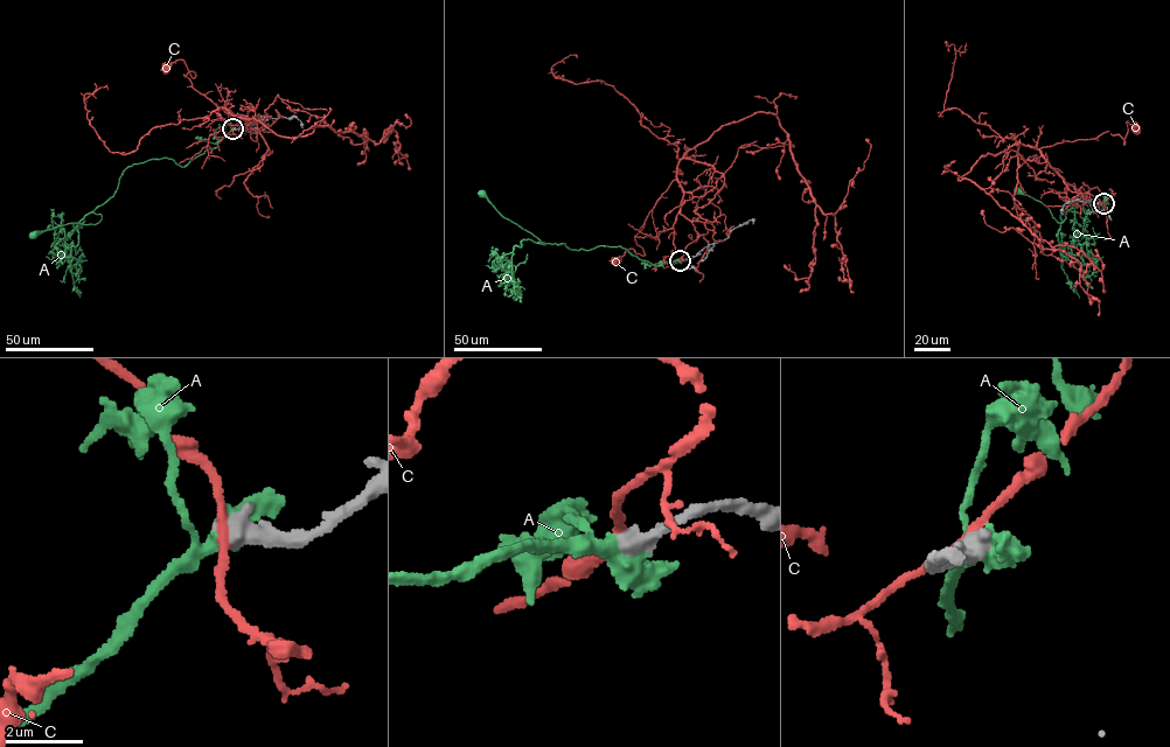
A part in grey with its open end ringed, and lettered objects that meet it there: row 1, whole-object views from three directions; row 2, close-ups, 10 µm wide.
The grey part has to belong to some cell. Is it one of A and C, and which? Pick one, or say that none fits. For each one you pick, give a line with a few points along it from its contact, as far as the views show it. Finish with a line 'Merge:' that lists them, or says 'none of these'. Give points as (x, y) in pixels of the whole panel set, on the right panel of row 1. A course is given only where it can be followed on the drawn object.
A: course (1104, 204), (1102, 214), (1085, 213), (1084, 201), (1087, 190), (1074, 201), (1060, 223), (1042, 202), (1017, 190)
Merge: A

